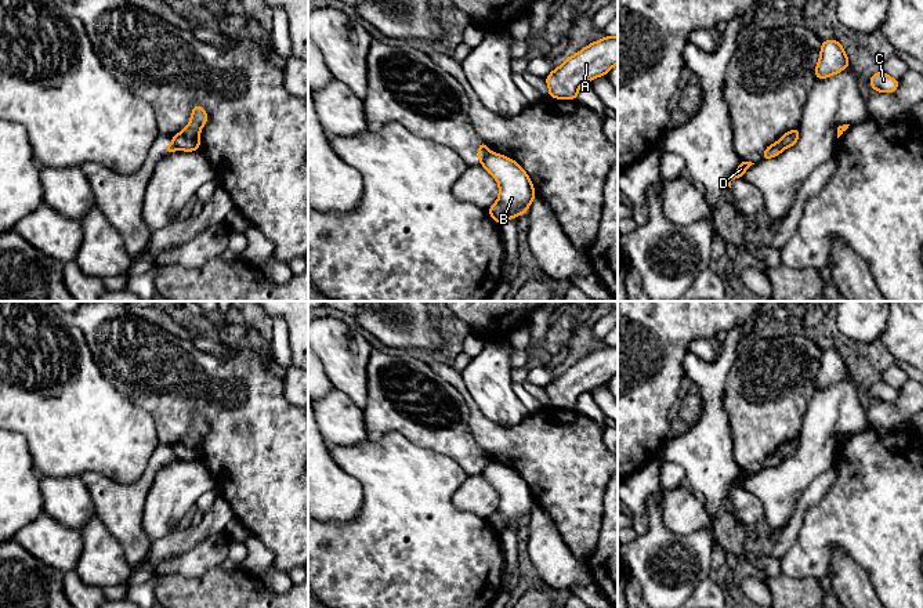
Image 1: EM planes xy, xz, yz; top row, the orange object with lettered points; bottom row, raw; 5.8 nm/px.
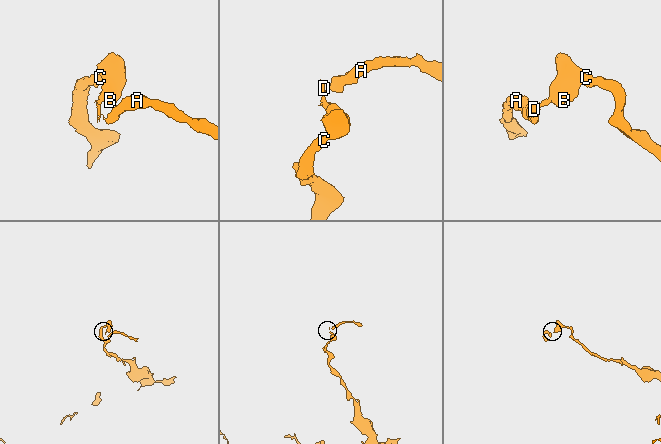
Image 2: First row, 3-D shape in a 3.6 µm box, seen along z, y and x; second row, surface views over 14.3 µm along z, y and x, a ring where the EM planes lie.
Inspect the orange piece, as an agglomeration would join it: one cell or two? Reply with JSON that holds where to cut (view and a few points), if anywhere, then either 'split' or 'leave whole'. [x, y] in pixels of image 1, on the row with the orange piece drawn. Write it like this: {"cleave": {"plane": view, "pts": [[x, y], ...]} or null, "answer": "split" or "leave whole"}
{"cleave": {"plane": "xz", "pts": [[489, 151], [480, 163]]}, "answer": "split"}

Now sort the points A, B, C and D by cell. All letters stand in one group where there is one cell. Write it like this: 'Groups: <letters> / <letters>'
Groups: A D / B C

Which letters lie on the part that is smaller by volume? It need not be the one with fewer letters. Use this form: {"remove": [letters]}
{"remove": ["A", "D"]}

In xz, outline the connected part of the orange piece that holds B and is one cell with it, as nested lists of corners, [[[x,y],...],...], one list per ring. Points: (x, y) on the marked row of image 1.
[[[489,152],[481,164],[499,184],[499,198],[488,209],[491,217],[502,225],[525,214],[536,196],[525,170],[515,160],[495,152]]]

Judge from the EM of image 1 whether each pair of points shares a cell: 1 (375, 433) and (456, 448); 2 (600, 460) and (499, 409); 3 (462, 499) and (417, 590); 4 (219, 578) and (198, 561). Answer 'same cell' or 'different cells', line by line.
1: same cell
2: different cells
3: different cells
4: different cells

